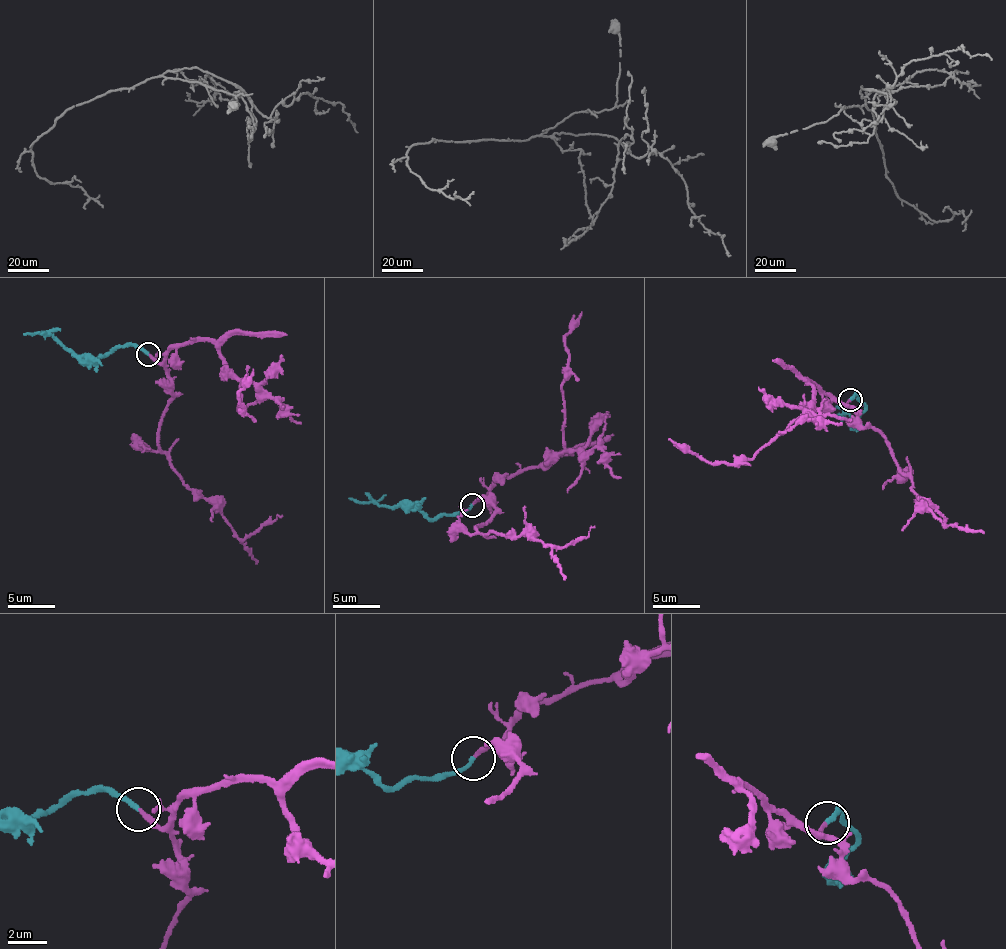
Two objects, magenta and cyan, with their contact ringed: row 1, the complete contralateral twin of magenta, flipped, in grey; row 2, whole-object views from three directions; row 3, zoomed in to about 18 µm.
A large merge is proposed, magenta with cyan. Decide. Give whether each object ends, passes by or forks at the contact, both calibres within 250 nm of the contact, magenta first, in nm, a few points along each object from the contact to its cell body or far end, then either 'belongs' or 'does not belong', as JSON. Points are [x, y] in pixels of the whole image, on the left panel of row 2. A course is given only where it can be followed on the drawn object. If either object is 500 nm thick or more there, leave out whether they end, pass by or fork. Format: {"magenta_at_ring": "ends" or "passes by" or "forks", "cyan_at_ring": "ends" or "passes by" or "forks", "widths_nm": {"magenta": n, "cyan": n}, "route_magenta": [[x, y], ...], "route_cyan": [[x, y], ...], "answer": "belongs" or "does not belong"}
{"magenta_at_ring": "ends", "cyan_at_ring": "ends", "widths_nm": {"magenta": 200, "cyan": 200}, "route_magenta": [[149, 353], [160, 363], [176, 345], [211, 341], [241, 381], [239, 410], [253, 369]], "route_cyan": [[149, 353], [130, 345], [116, 345], [95, 358], [78, 358], [44, 333], [23, 335]], "answer": "belongs"}

